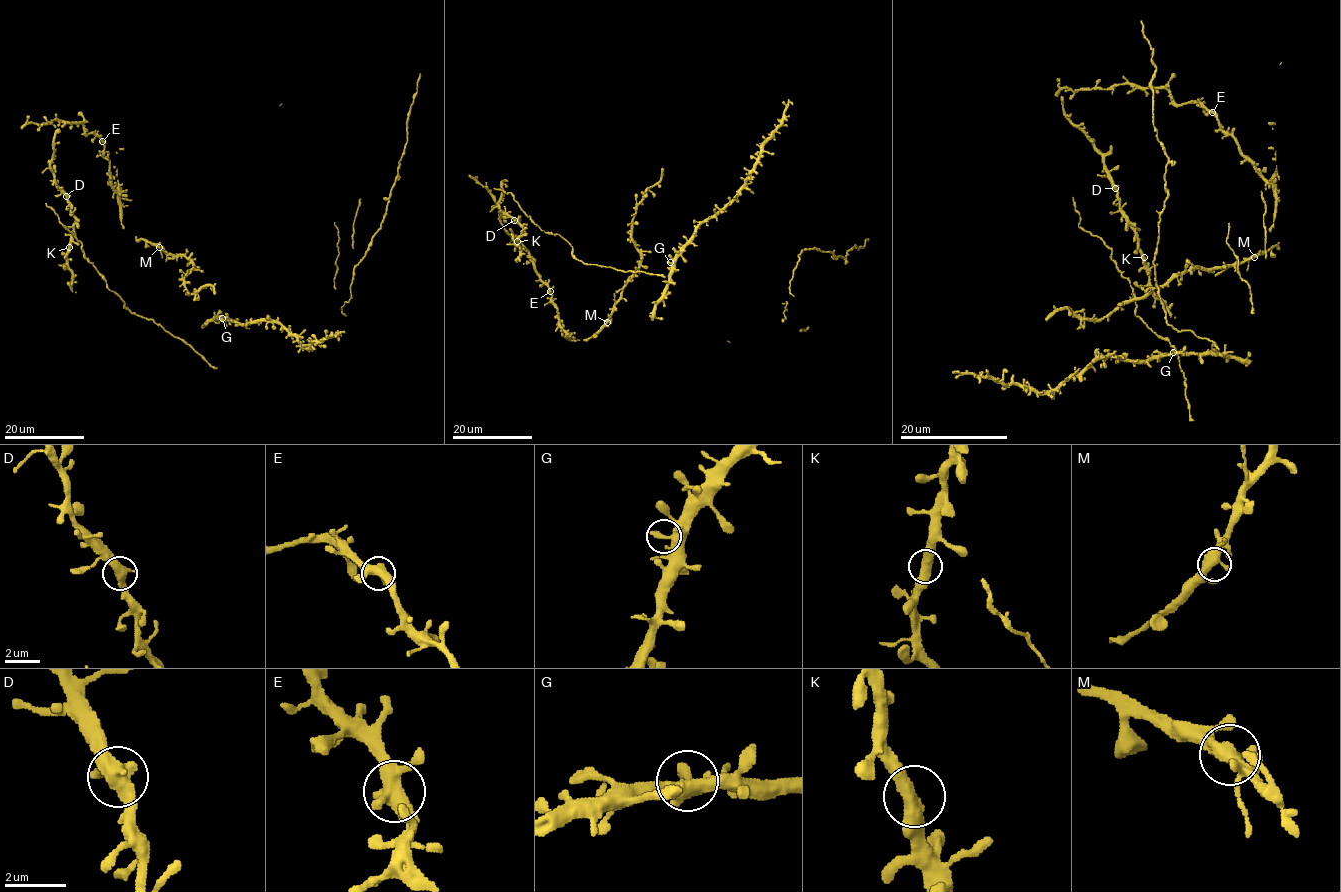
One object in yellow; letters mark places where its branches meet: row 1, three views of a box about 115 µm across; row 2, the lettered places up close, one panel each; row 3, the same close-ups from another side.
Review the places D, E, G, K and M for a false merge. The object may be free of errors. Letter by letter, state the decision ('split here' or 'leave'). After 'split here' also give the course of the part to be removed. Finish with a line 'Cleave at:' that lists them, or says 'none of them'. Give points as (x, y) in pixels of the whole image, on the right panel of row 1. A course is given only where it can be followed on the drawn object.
D: leave
E: leave
G: leave
K: leave
M: leave
Cleave at: none of them

